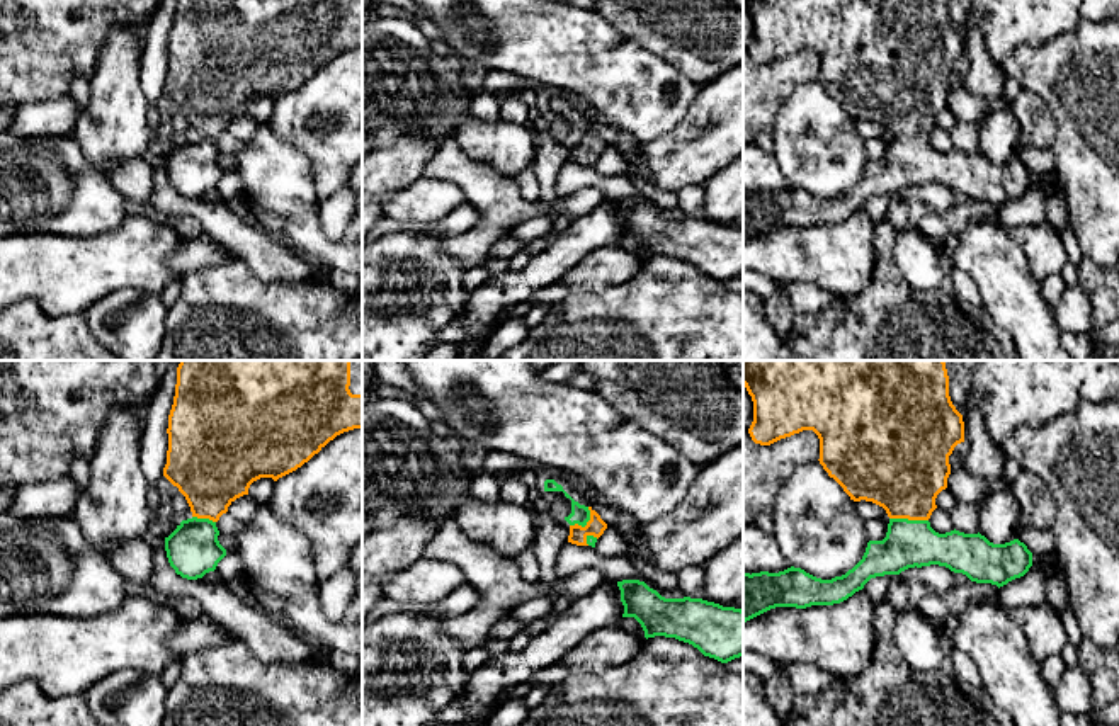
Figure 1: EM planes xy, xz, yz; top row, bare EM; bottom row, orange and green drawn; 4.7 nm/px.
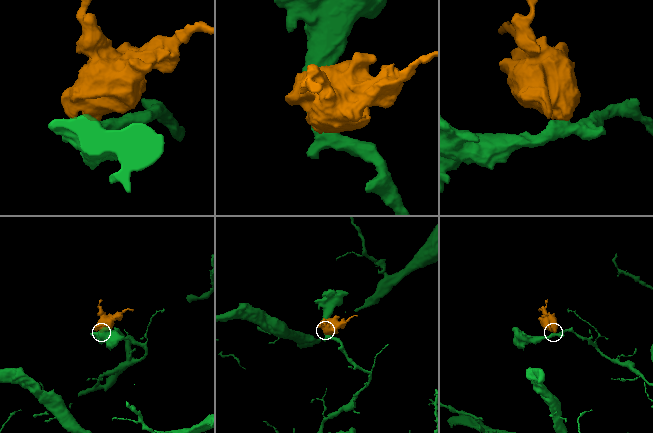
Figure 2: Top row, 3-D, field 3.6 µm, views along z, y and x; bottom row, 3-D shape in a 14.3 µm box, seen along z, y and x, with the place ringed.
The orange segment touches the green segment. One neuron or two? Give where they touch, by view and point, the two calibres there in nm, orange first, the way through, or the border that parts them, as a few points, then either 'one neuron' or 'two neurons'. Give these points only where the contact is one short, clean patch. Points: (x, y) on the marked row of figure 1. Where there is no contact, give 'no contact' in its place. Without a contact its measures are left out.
yz (908, 519) | 420/220 nm | across yz (903, 466), (908, 519), (908, 543) | one neuron

